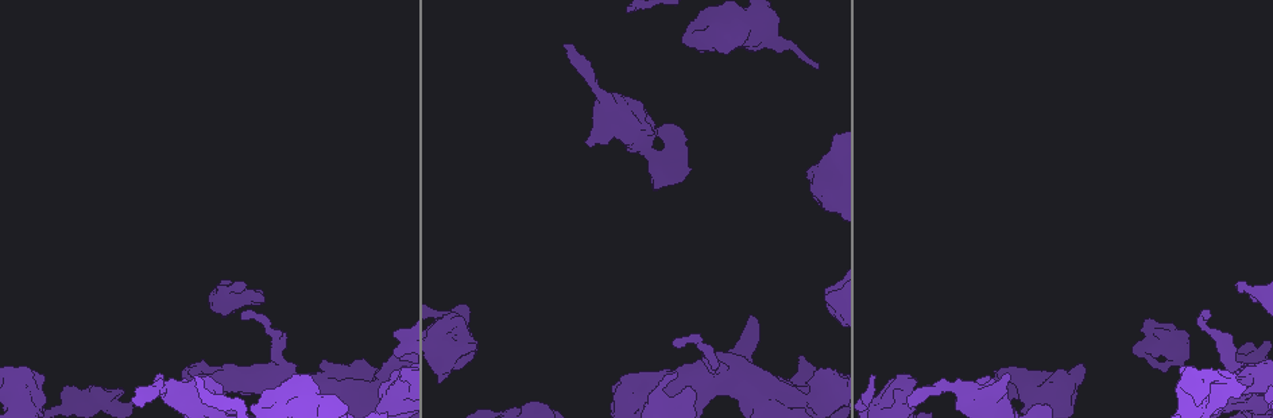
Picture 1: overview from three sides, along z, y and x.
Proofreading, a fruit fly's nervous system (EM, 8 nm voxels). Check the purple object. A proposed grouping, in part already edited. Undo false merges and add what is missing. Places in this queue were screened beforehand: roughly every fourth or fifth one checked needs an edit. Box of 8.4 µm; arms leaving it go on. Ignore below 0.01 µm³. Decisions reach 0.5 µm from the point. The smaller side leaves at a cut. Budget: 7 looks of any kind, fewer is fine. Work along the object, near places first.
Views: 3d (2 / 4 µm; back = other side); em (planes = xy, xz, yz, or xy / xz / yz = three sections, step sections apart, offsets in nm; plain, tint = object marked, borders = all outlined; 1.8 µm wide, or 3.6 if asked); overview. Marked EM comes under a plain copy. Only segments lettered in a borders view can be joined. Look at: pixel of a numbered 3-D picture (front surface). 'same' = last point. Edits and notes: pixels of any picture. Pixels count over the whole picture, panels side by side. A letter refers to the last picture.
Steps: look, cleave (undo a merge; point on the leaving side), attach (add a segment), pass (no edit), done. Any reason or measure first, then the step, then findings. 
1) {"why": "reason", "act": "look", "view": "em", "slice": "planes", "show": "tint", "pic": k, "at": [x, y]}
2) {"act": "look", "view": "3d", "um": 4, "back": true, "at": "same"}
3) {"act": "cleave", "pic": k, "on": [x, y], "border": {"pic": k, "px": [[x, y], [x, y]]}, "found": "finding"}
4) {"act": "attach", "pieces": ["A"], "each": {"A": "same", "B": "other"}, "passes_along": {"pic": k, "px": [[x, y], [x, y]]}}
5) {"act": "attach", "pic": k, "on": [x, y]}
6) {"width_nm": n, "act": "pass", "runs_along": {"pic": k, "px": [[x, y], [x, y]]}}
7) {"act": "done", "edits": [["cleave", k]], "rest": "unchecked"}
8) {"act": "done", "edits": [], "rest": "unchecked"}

{"why": "tapers out", "act": "look", "view": "3d", "um": 2, "pic": 1, "at": [195, 380]}

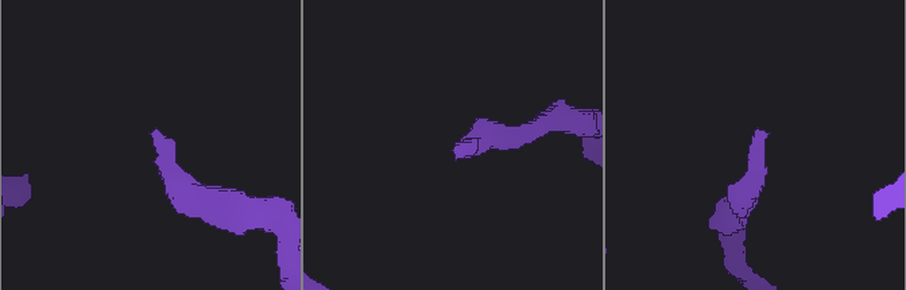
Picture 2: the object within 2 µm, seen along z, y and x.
{"why": "shape alone is not enough", "act": "look", "view": "em", "slice": "planes", "show": "borders", "pic": 2, "at": [151, 135]}

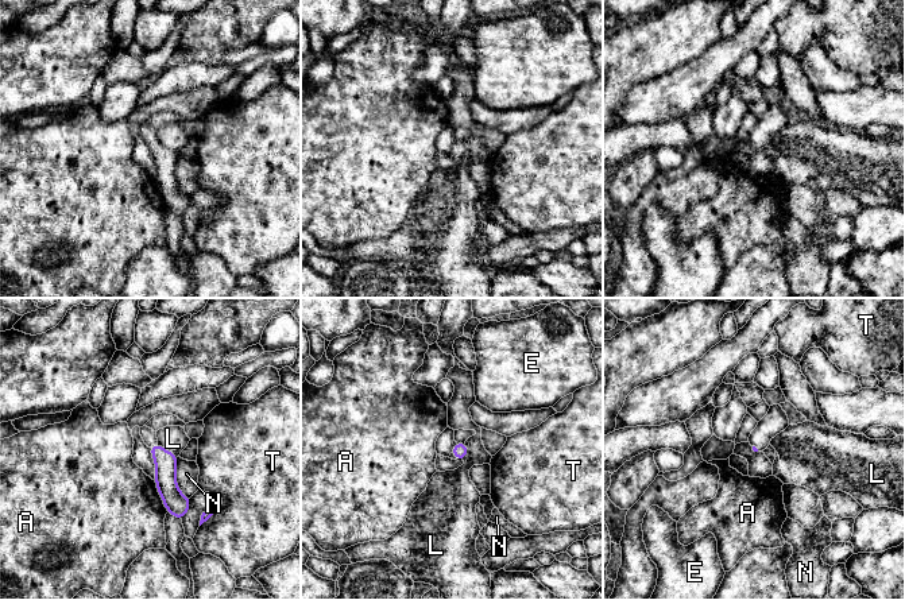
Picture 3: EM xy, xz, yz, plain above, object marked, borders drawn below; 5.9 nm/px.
{"act": "pass", "each": {"A": "other", "E": "other", "L": "other", "N": "other", "T": "other"}, "border": {"pic": 3, "px": [[157, 442], [177, 456]]}, "found": "no lettered segment goes on from it"}

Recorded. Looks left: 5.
{"why": "branch stops here", "act": "look", "view": "em", "slice": "xy", "step": 16, "show": "borders", "pic": 1, "at": [590, 145]}

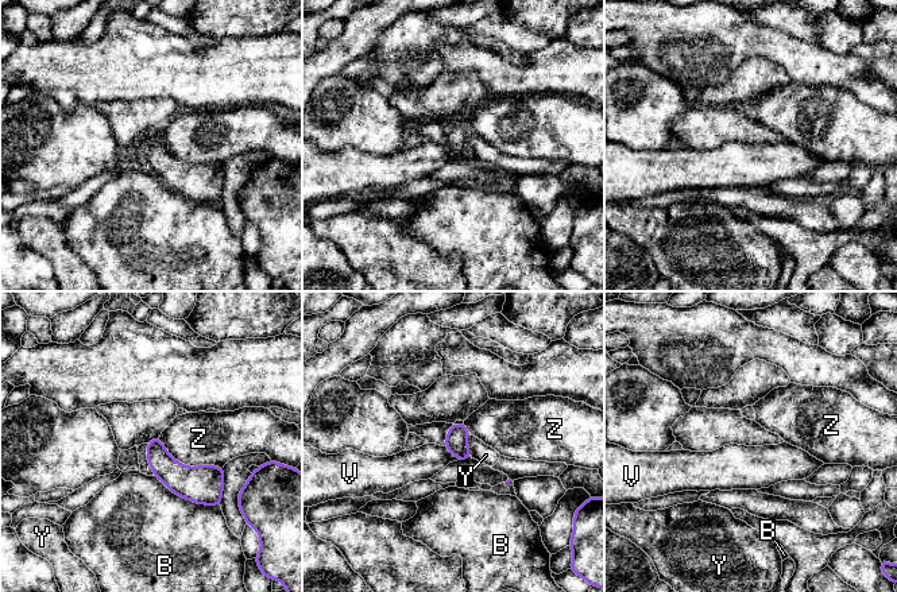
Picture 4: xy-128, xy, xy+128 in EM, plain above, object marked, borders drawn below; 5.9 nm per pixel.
{"longest_contact_nm": ["Z", 440], "act": "pass", "each": {"B": "other", "V": "other", "Y": "other", "Z": "other"}, "found": "no lettered segment goes on from it"}

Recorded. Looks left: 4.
{"why": "free end", "act": "look", "view": "em", "slice": "planes", "show": "borders", "pic": 1, "at": [382, 385]}

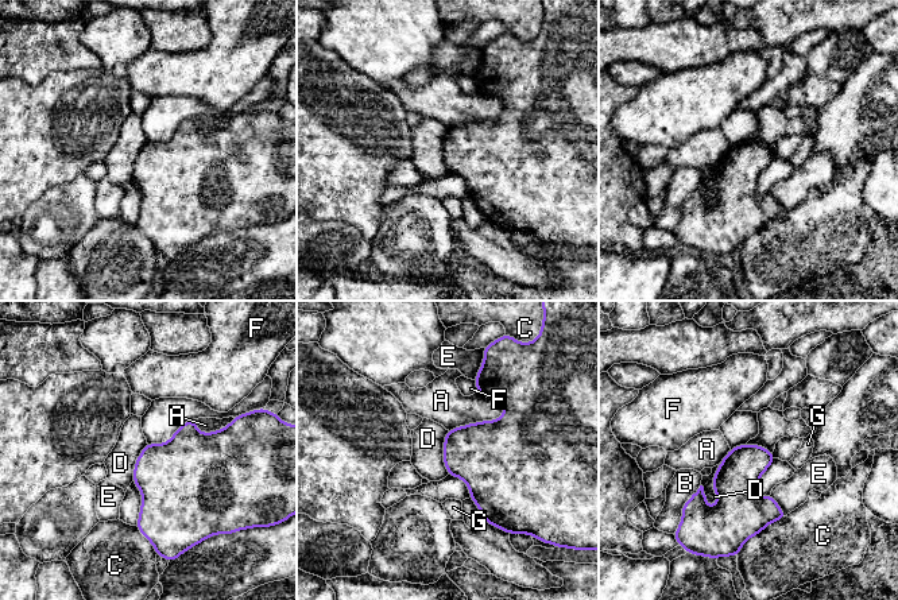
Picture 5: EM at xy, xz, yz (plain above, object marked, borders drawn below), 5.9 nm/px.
{"act": "pass", "each": {"A": "other", "B": "other", "C": "other", "D": "other", "E": "other", "F": "other", "G": "other"}, "found": "none of them fits"}

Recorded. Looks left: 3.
{"act": "done", "edits": [], "rest": "unchecked"}

